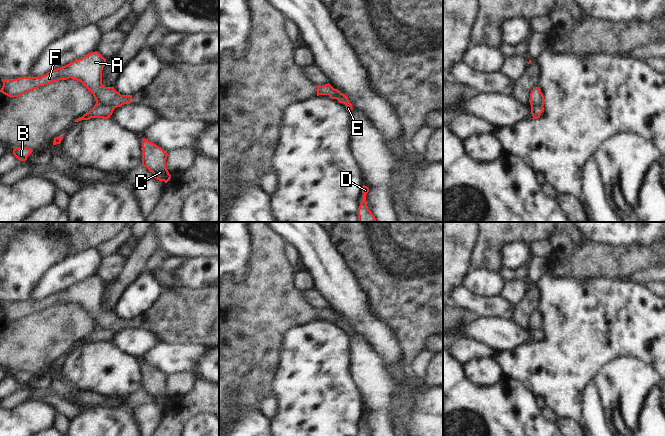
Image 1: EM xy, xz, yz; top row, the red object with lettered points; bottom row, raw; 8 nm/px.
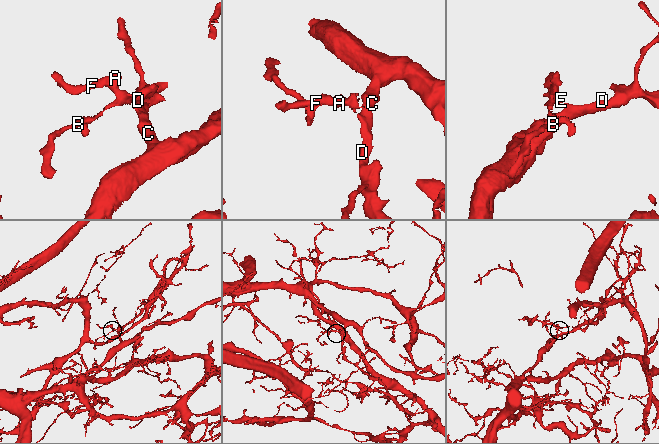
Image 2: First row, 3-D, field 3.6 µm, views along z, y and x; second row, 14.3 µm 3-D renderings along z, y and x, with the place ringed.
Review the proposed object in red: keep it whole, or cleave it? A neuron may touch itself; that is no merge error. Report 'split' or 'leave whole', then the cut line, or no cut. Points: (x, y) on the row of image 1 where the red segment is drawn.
split; cut xy (96, 102), (114, 108)

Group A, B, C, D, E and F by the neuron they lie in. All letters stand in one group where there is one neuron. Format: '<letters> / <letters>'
A F / B C D E

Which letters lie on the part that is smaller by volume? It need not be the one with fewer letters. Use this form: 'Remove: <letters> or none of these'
Remove: A, F

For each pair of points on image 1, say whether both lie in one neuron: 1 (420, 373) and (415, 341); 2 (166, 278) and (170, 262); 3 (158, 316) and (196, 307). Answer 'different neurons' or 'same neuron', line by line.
1: different neurons
2: same neuron
3: same neuron

